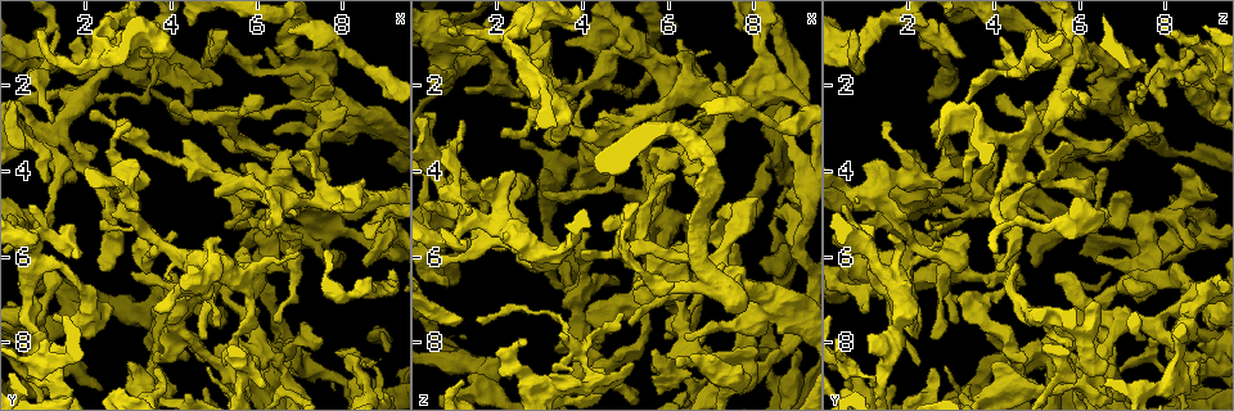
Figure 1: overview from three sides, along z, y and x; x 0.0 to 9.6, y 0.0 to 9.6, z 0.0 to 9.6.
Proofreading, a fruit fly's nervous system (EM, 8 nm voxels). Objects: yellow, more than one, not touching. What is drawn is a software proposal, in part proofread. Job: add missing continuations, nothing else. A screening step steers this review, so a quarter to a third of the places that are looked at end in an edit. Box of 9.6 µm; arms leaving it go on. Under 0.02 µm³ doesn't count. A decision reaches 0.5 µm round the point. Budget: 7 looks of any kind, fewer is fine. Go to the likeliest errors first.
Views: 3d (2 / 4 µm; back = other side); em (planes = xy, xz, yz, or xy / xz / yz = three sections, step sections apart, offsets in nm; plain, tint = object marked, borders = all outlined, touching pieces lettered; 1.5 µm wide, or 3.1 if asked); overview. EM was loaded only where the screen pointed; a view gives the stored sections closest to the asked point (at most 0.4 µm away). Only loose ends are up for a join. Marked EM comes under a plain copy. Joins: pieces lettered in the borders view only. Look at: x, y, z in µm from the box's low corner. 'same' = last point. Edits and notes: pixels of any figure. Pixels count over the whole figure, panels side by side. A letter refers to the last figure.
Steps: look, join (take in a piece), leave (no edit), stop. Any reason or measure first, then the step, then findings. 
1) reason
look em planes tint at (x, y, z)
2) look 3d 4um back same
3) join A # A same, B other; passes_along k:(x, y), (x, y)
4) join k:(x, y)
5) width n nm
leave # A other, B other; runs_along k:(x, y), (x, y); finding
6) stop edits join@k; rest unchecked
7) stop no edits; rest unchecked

an open end
look em planes tint at (7.00, 3.60, 2.05)

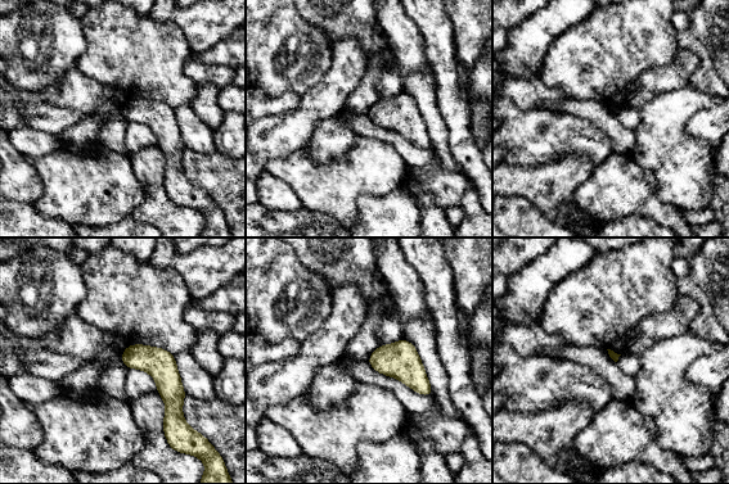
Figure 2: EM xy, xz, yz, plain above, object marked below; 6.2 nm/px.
look em planes borders same

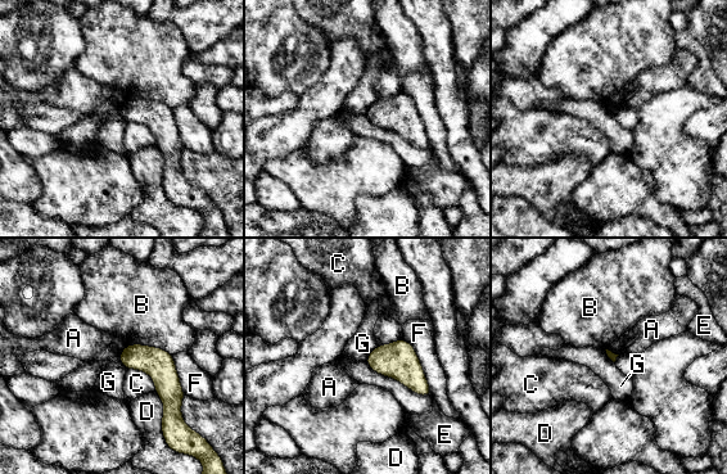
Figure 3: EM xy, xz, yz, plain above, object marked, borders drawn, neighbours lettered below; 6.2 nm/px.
leave # A other, B other, C other, D other, E other, F other, G other; border 3:(376, 344), (365, 360); no lettered piece goes on from it

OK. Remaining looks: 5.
an open end
look 3d 4um back at (4.95, 0.65, 5.55)

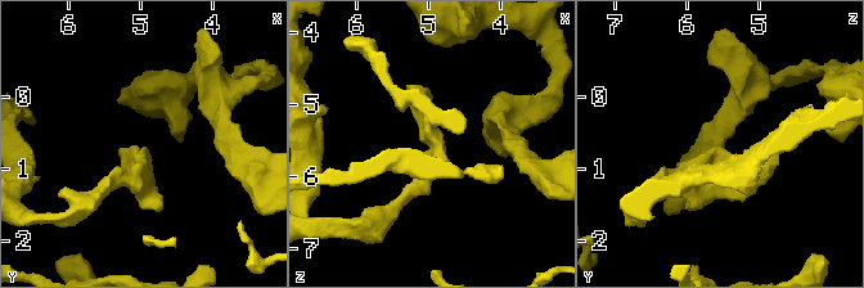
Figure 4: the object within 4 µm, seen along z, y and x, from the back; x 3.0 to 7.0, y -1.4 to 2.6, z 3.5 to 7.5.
look em planes borders at (4.90, 0.70, 5.55)

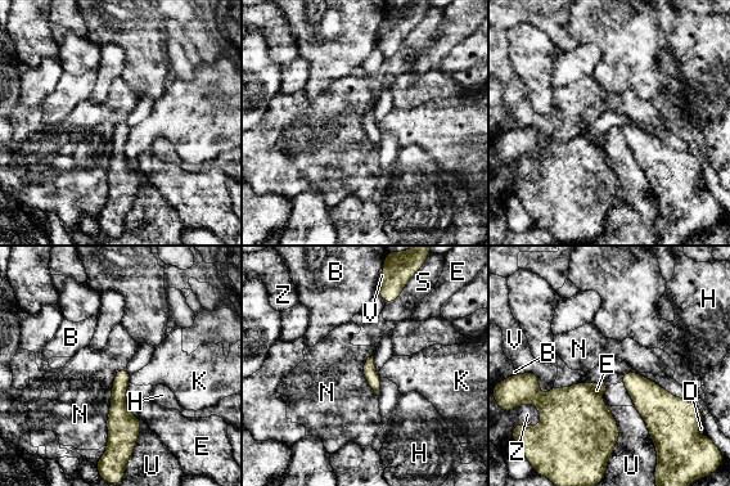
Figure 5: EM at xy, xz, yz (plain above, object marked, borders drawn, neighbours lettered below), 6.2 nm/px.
longest_contact N 400 nm
leave # B other, D other, E other, H other, K other, N other, S other, U other, V other, Z other; none of them fits

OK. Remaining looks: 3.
look 3d 4um at (0.90, 0.75, 0.80)

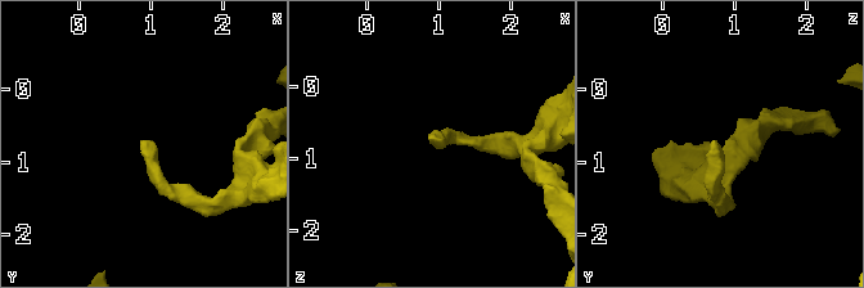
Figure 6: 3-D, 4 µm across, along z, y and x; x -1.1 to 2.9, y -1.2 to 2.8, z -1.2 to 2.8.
shape alone is not enough
look em xz step 8 tint at (0.95, 0.65, 0.75)

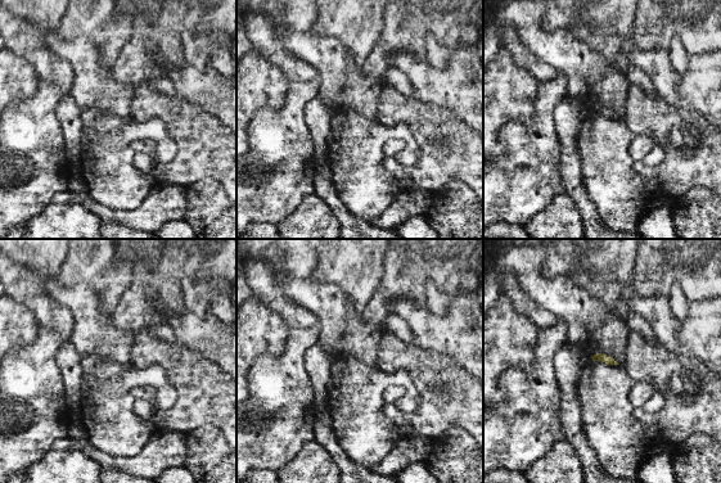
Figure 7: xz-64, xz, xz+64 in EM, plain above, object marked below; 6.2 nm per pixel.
cut it another way
look em xy step 8 borders same

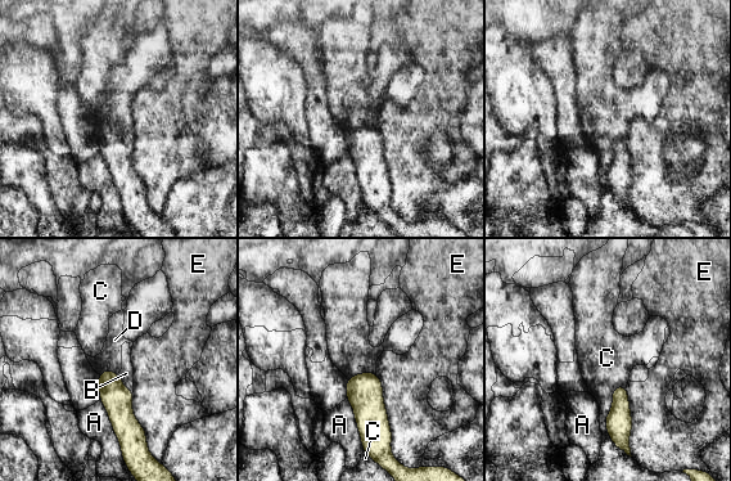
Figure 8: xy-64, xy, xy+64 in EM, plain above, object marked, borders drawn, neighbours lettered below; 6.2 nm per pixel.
longest_contact E 480 nm
leave # A other, B other, C other, D other, E other; border 8:(625, 385), (605, 418), (621, 449); no lettered piece goes on from it

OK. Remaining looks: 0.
stop no edits; rest unchecked

